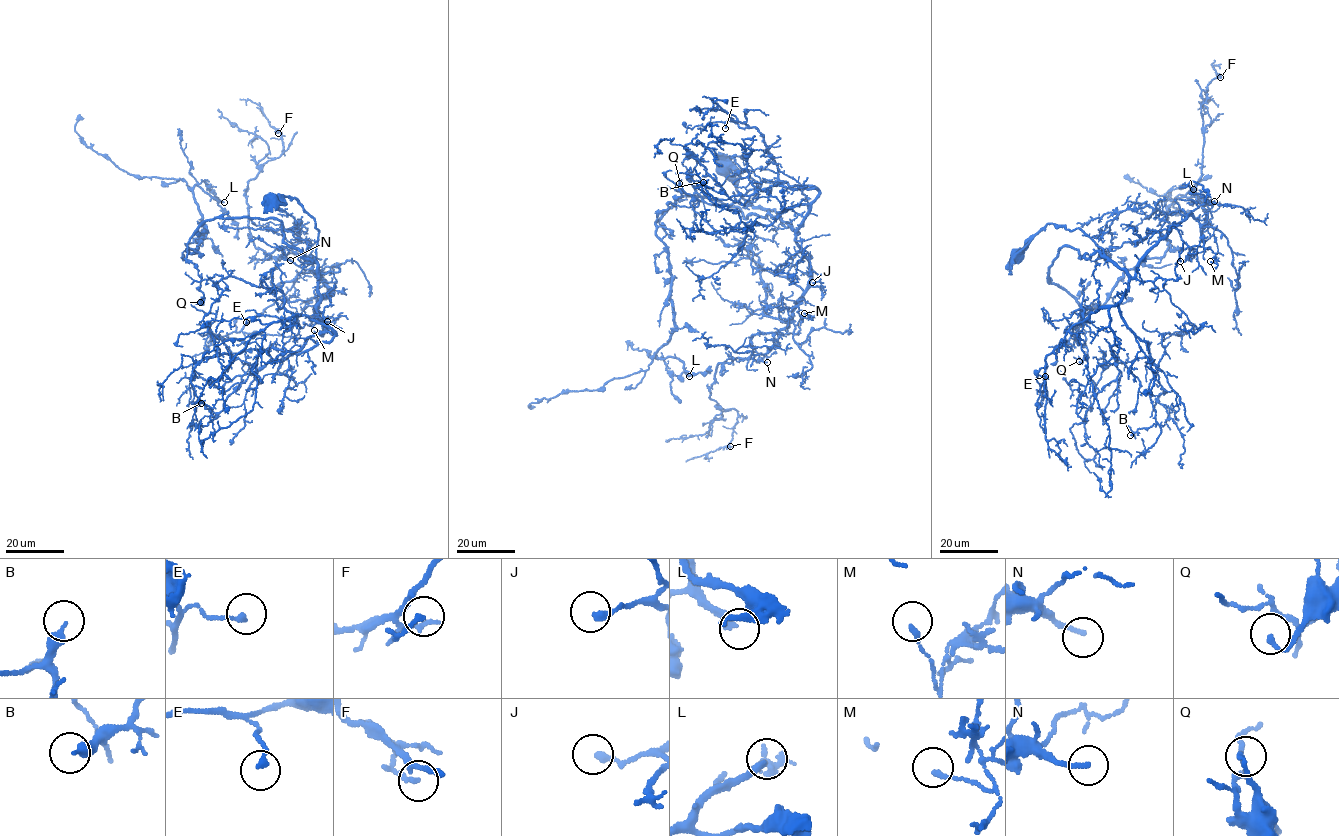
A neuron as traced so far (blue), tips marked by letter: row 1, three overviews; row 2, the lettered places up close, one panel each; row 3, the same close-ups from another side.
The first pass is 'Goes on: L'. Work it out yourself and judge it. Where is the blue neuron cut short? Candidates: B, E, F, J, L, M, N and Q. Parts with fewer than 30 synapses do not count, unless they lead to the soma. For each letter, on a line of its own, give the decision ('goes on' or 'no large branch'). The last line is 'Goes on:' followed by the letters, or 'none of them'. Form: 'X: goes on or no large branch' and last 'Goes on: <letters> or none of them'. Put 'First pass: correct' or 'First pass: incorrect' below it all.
B: no large branch
E: no large branch
F: no large branch
J: no large branch
L: goes on
M: no large branch
N: no large branch
Q: no large branch
Goes on: L
First pass: correct

